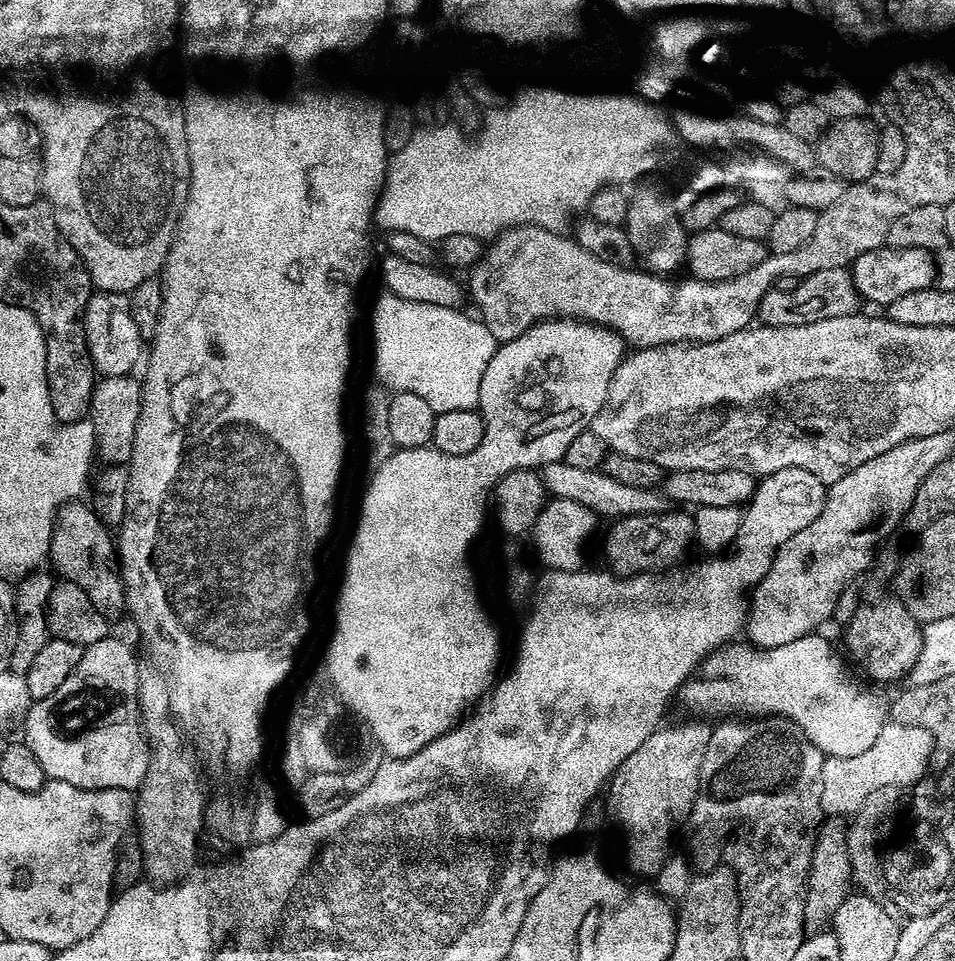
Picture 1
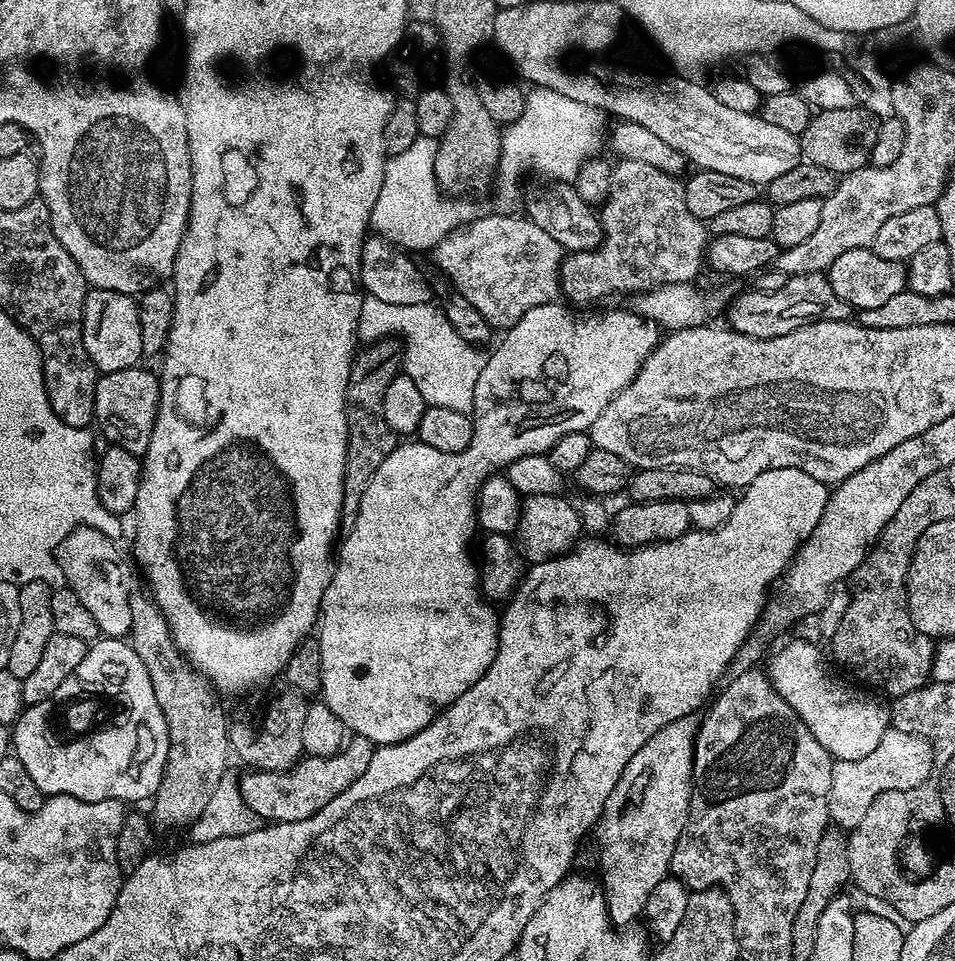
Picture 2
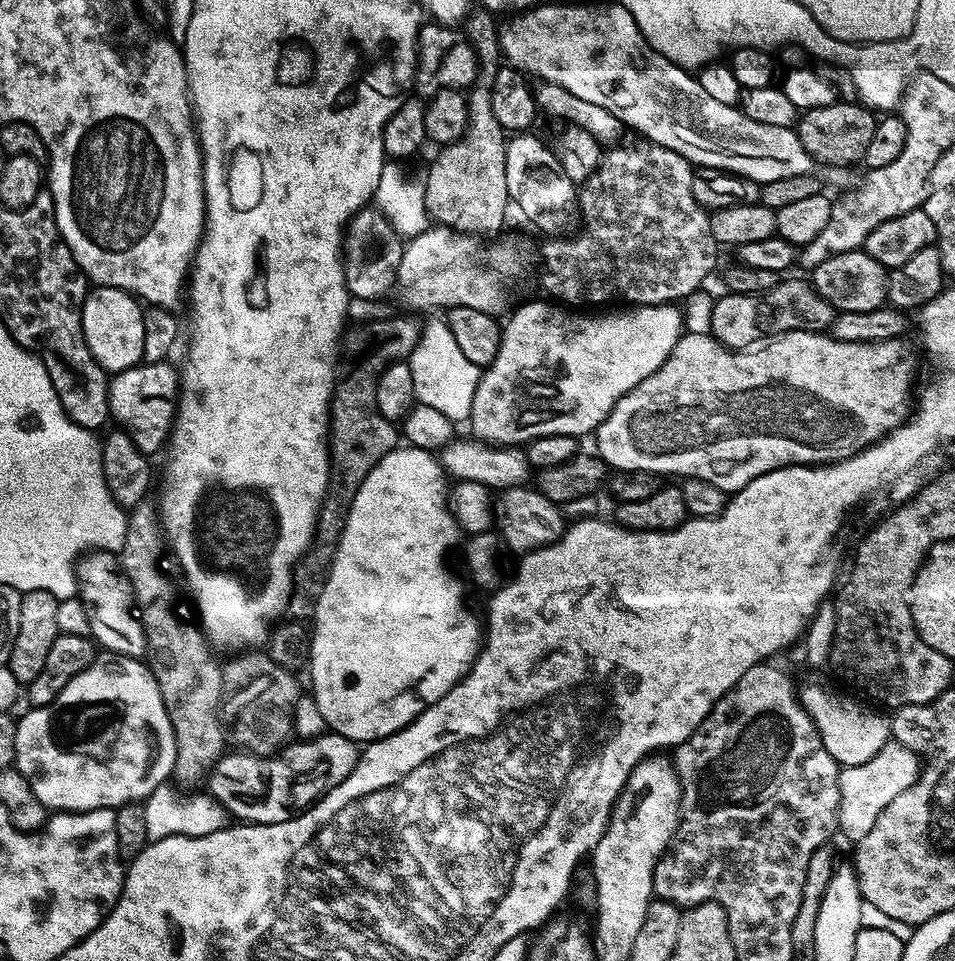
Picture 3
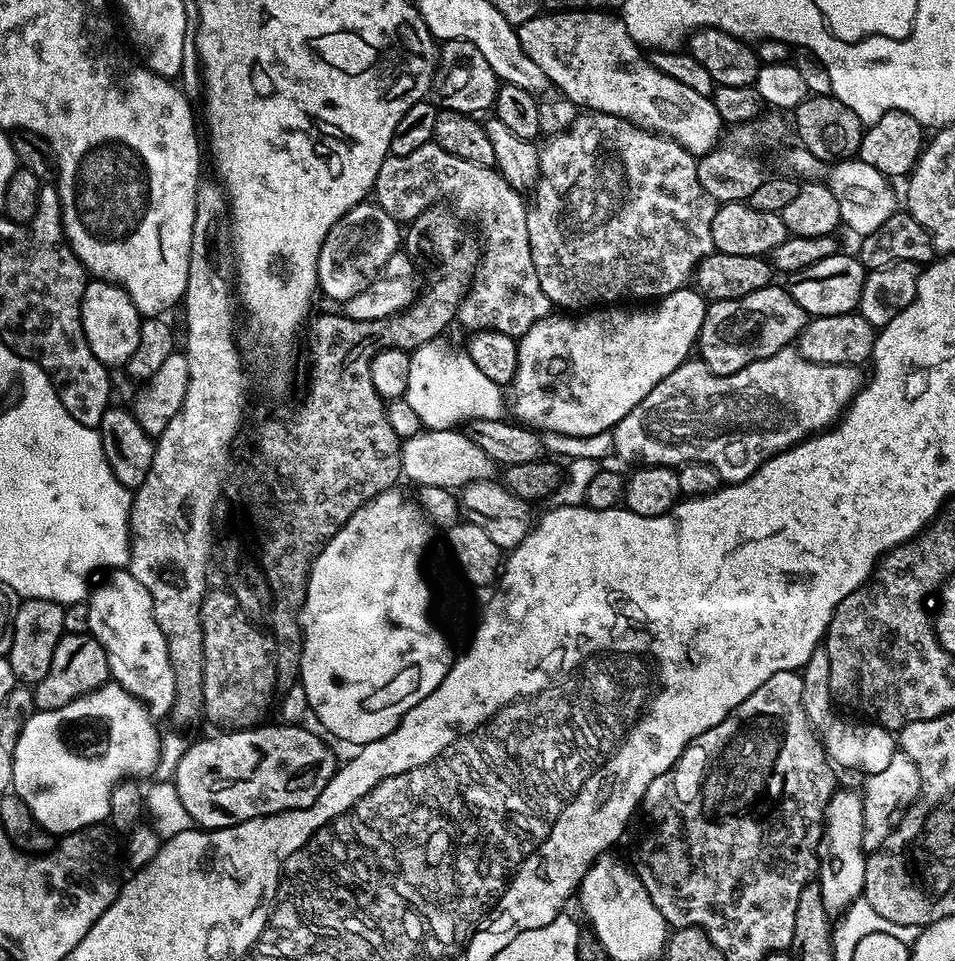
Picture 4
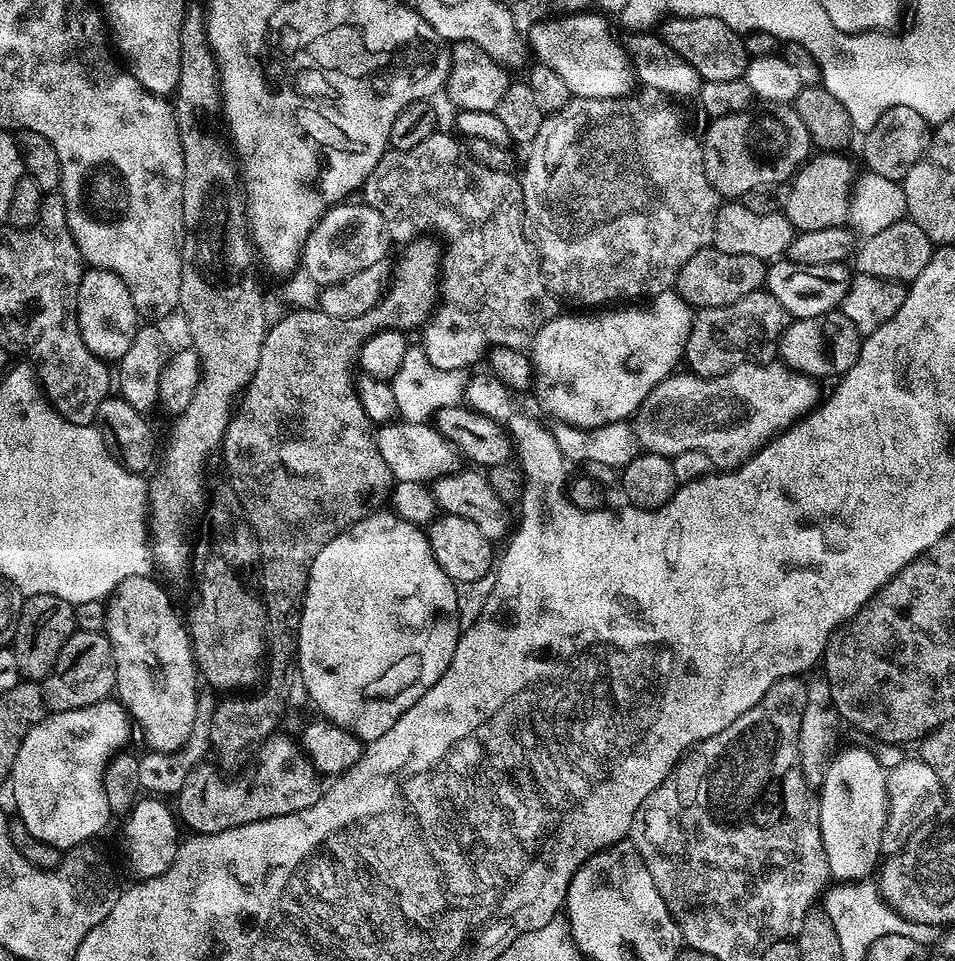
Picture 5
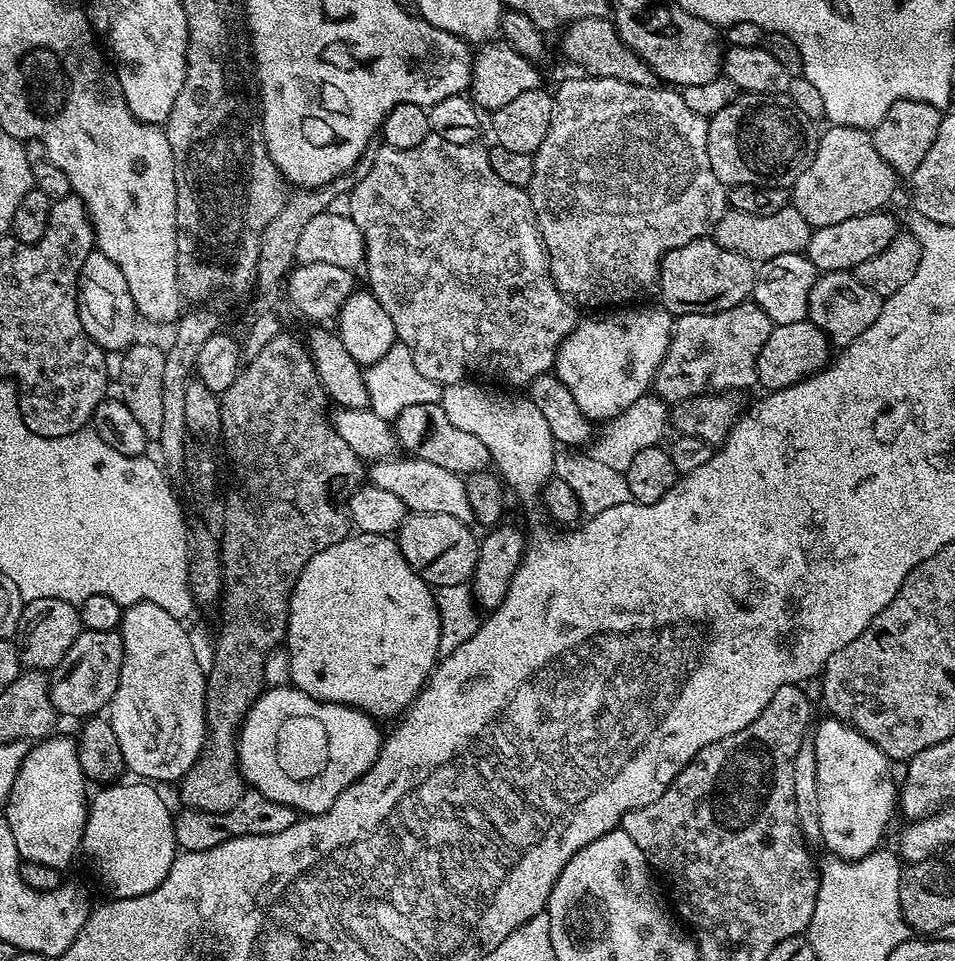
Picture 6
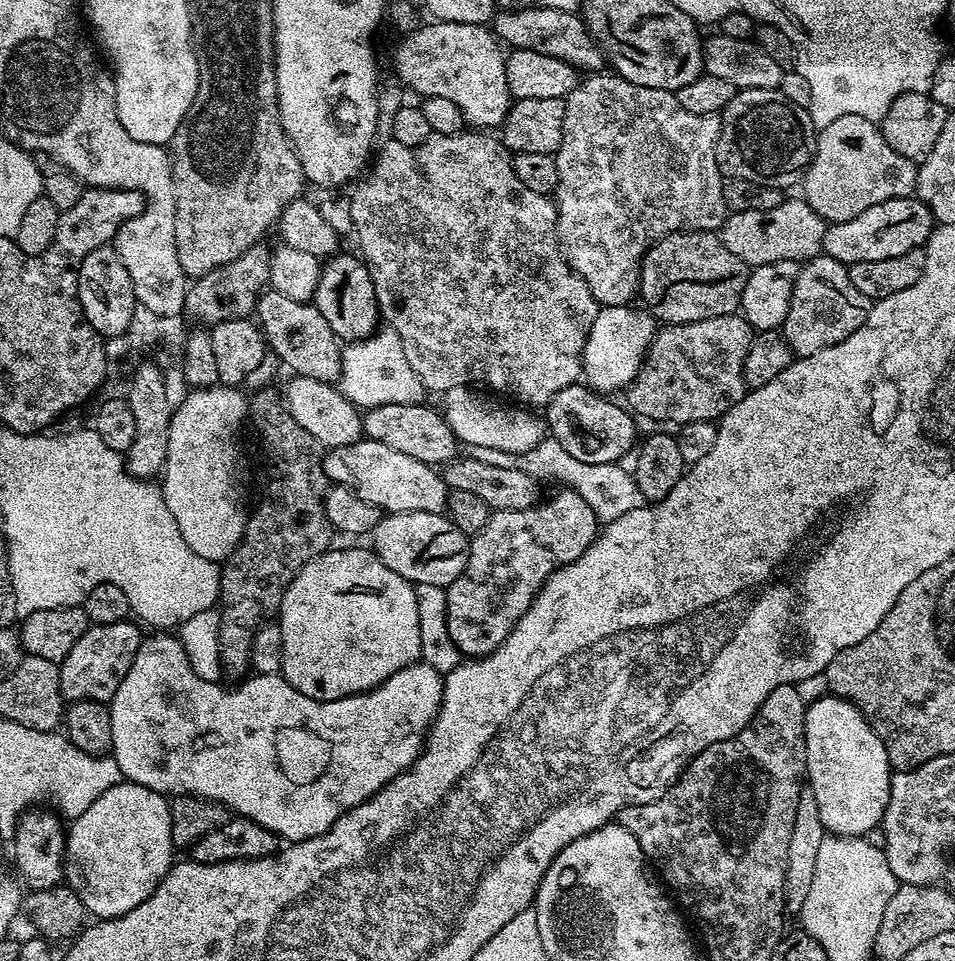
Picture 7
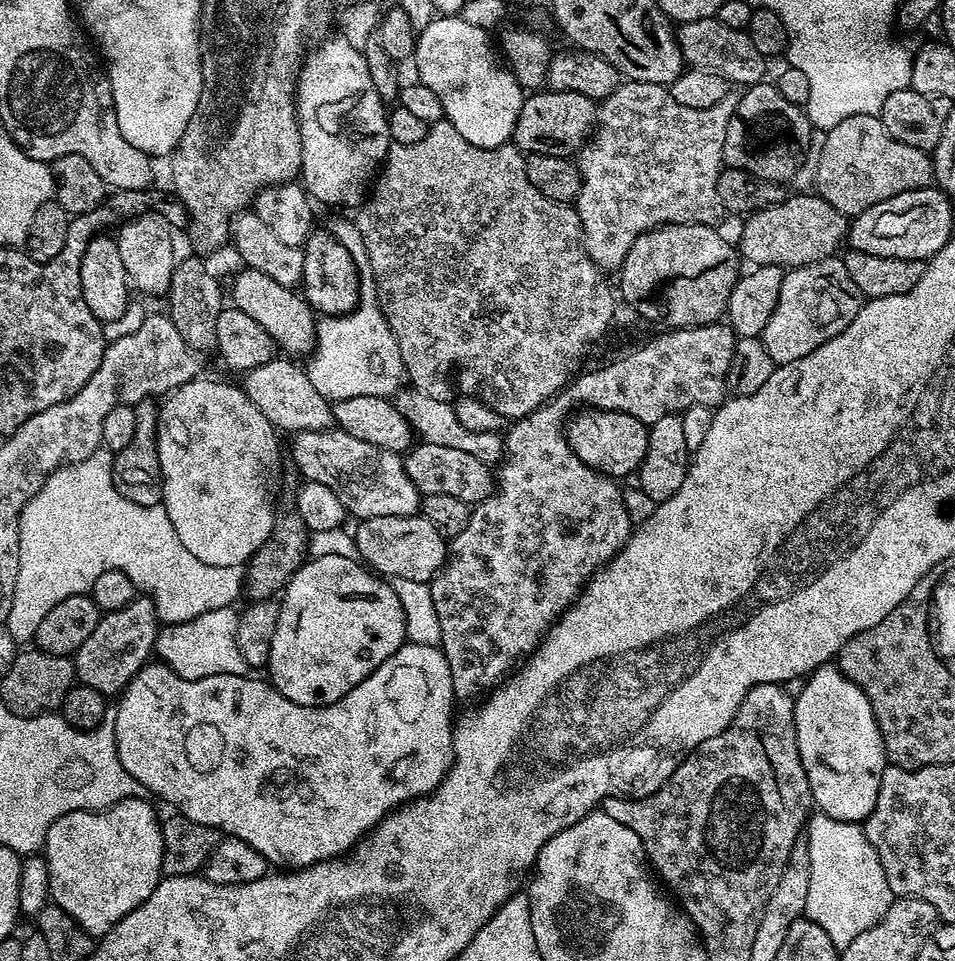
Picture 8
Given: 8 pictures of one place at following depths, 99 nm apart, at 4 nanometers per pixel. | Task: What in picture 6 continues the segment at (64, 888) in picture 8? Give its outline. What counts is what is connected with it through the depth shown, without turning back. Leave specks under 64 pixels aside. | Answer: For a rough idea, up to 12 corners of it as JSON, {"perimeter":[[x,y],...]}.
{"perimeter":[[148,782],[91,797],[83,855],[116,898],[154,890],[178,849]]}

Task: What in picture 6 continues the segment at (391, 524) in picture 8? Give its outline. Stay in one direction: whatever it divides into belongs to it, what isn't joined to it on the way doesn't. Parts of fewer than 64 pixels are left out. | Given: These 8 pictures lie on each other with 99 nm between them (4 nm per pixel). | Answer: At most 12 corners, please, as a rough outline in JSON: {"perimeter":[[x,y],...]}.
{"perimeter":[[450,514],[398,529],[410,567],[437,590],[471,581],[480,540]]}

